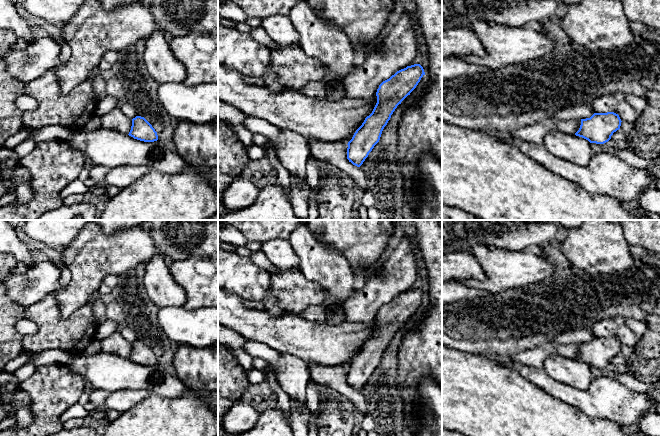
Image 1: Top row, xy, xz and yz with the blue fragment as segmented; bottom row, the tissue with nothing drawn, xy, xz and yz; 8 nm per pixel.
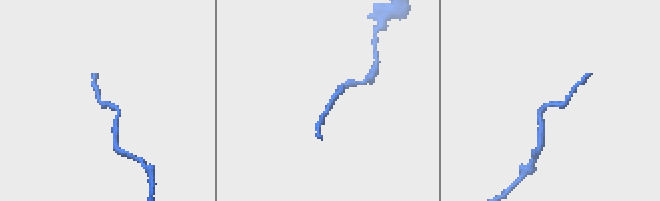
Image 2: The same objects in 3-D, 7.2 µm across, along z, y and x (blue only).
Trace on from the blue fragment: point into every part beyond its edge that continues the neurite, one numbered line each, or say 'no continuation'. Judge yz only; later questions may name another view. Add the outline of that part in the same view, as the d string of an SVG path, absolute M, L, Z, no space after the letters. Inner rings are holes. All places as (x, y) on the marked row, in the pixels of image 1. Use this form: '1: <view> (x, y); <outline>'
no continuation

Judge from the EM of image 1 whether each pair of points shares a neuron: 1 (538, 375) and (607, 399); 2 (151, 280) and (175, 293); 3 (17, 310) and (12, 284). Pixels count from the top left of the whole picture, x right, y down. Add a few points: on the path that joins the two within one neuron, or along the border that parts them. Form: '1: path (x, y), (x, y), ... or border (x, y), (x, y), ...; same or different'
1: path (555, 388), (578, 399), (590, 399); same
2: path (157, 283), (169, 293); same
3: border (10, 297), (24, 307); different

